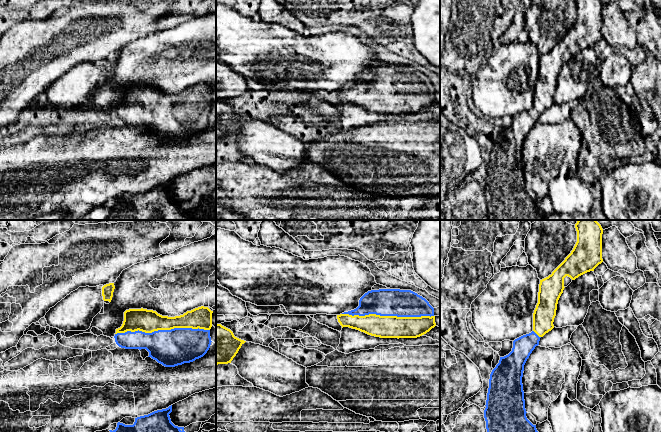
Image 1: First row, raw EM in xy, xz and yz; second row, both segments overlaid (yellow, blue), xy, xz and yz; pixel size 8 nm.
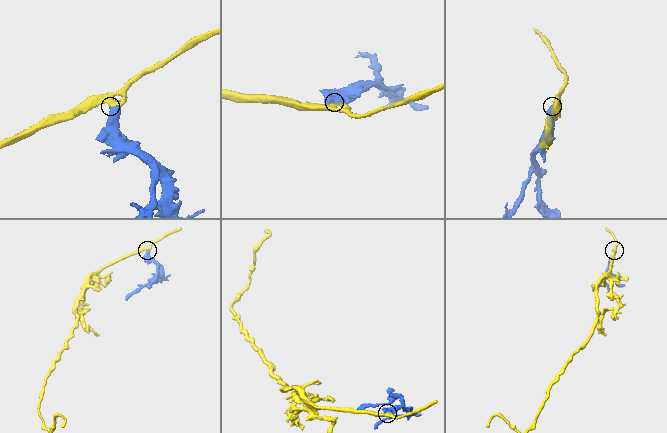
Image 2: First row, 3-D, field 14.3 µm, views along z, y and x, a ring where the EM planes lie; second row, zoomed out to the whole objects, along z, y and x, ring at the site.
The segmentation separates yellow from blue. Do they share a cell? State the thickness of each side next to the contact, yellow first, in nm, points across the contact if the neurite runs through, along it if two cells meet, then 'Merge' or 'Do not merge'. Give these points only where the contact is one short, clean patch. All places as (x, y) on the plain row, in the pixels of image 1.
Thickness 190 nm (yellow) against 300 nm. Merge

